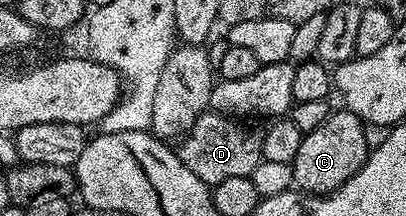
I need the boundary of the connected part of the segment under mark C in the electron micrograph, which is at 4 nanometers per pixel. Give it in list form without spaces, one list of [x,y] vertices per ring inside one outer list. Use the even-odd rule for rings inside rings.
[[[345,110],[331,111],[330,116],[316,130],[305,133],[300,142],[300,150],[296,150],[293,162],[294,184],[301,191],[309,192],[316,196],[324,196],[334,192],[352,174],[356,174],[370,155],[372,149],[364,138],[366,124],[354,112]]]

